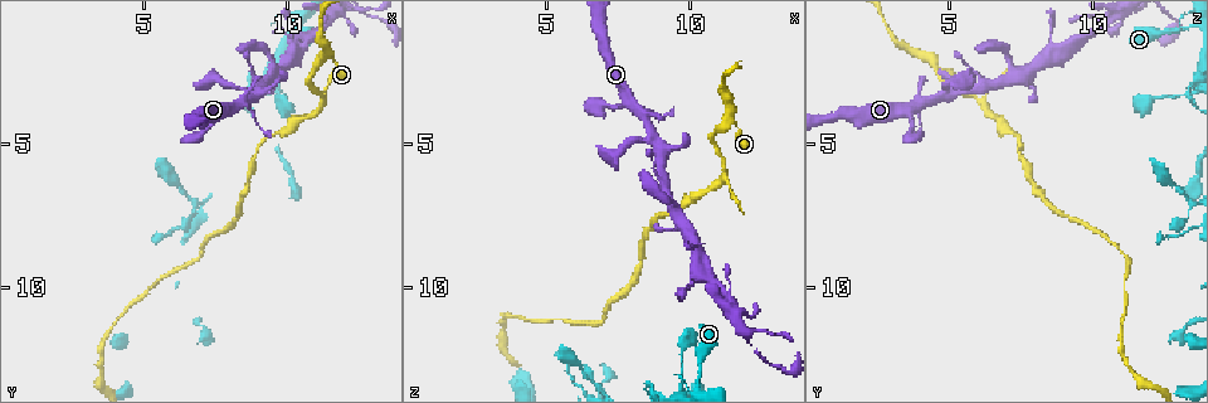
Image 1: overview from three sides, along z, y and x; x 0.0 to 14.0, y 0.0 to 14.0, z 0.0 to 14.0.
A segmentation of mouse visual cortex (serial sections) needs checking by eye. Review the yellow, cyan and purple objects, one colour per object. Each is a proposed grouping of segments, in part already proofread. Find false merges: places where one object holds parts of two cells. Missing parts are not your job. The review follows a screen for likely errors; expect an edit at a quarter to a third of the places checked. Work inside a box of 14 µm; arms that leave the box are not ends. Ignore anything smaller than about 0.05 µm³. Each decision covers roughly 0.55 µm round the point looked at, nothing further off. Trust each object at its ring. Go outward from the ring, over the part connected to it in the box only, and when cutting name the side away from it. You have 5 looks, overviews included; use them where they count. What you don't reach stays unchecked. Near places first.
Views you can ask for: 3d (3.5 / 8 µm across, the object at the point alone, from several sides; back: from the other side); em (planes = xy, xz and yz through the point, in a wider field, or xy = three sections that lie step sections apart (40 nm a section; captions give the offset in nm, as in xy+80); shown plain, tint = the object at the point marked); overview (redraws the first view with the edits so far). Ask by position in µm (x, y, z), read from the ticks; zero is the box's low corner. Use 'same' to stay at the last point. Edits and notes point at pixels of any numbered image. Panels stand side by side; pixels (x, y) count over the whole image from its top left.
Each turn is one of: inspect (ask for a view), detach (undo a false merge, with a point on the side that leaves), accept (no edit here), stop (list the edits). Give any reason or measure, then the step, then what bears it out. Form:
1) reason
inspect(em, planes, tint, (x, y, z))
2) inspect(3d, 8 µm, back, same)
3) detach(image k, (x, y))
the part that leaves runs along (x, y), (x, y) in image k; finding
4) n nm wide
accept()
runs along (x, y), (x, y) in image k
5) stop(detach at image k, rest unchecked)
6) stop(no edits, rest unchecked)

a fork
inspect(3d, 3.5 µm, (11.4, 2.0, 4.2))

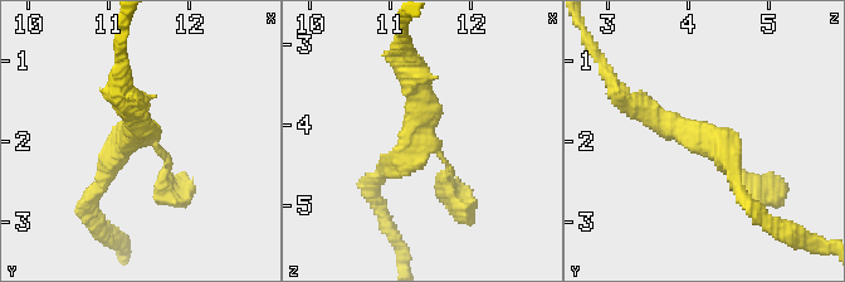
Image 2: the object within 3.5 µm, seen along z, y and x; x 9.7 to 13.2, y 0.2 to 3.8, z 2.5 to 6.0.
3 arms; arms of 200, 250, 250 nm; need the tissue
inspect(em, xy, step 1, tint, (11.45, 1.90, 4.20))

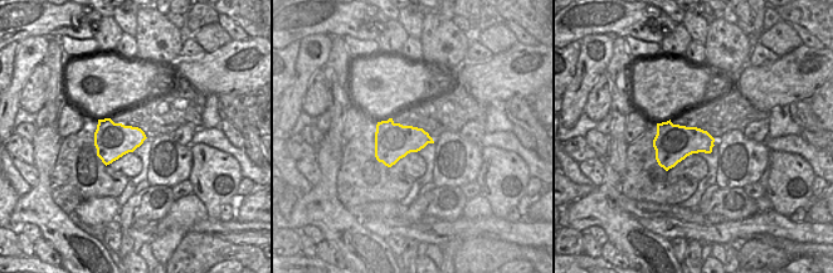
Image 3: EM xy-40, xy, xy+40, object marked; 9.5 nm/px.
accept()
runs along (449, 190), (449, 165), (430, 142), (376, 178) in image 2; continuous, no second cell

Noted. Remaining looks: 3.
abrupt turn
inspect(3d, 3.5 µm, (10.3, 1.0, 13.2))

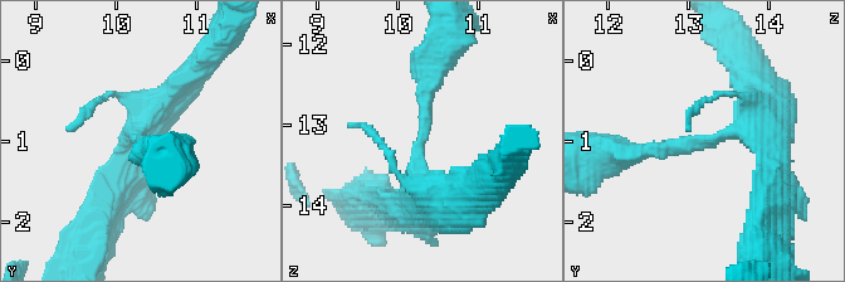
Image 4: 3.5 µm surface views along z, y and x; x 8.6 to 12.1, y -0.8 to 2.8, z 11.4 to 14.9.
accept()
continuous, no second cell

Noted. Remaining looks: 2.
stop(no edits, rest unchecked)

